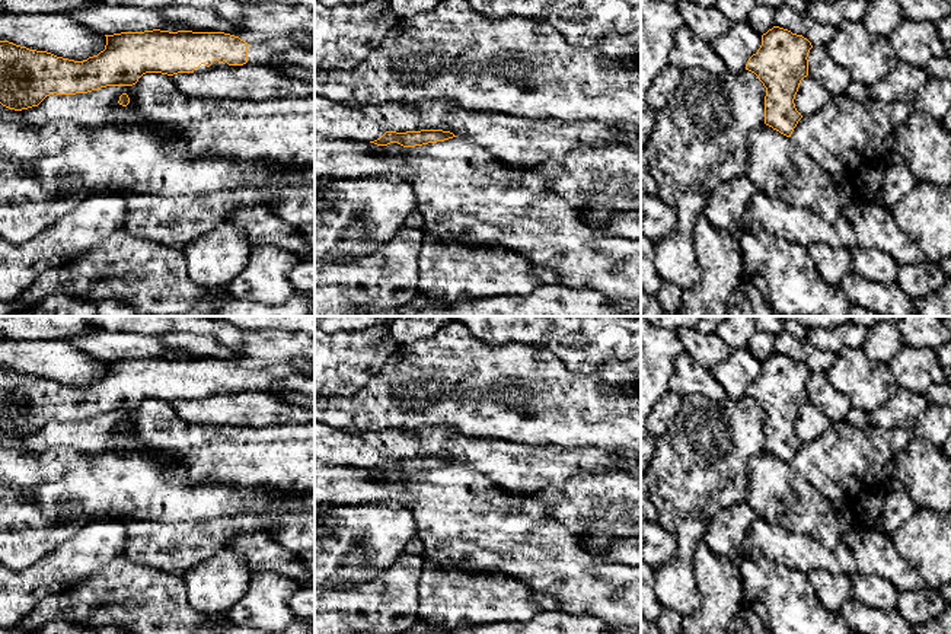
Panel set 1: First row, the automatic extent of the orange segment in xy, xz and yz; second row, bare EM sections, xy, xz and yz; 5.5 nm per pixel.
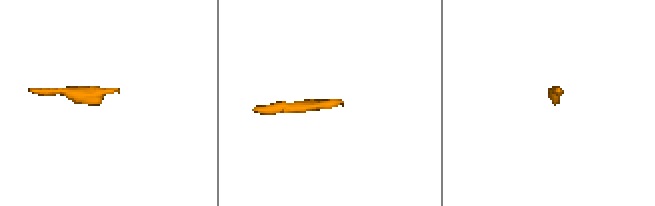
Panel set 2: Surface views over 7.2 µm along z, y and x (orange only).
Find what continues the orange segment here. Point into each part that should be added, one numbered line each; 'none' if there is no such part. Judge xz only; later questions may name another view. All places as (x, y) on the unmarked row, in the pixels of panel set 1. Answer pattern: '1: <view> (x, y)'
none

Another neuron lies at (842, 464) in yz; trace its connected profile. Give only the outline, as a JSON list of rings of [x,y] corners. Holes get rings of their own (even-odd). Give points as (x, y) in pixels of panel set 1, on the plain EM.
[[[840,421],[813,442],[802,443],[791,465],[833,504],[852,509],[864,493],[883,482],[885,465],[913,437],[912,430],[890,430],[874,424],[859,428]]]

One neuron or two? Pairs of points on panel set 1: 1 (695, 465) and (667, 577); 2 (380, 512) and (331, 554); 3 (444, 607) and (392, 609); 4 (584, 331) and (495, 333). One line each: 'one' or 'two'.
1: one
2: one
3: two
4: one

